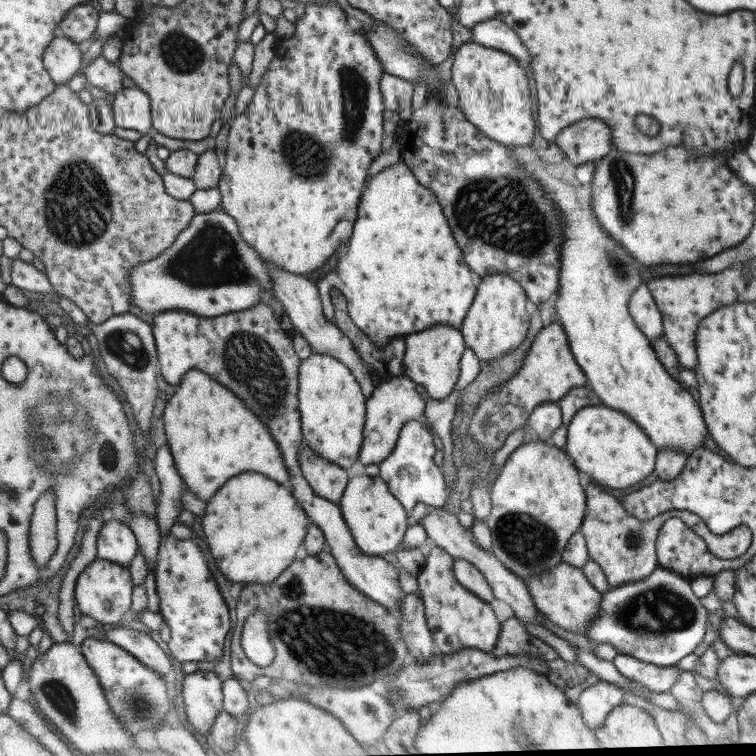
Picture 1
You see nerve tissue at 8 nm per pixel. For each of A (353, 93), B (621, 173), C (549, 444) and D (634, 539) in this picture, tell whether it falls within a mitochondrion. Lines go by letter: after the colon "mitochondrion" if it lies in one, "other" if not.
A: mitochondrion
B: mitochondrion
C: other
D: mitochondrion

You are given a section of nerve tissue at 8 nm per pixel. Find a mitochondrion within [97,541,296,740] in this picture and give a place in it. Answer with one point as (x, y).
(143, 710)

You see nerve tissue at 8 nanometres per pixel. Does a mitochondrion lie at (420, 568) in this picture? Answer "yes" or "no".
no

